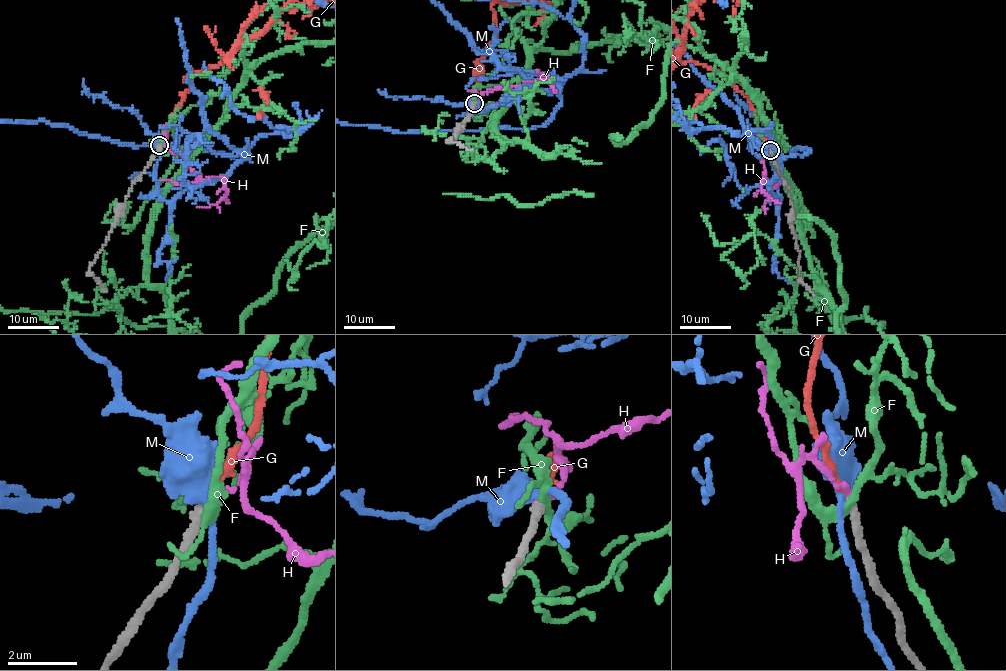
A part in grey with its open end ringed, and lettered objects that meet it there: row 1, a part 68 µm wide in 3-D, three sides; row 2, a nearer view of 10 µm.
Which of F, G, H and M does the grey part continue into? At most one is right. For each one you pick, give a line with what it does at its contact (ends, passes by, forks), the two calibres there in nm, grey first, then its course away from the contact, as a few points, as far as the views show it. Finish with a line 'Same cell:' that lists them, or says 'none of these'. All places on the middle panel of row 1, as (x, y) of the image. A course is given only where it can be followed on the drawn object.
G: it ends; calibres 220 and 160 nm
Same cell: G

